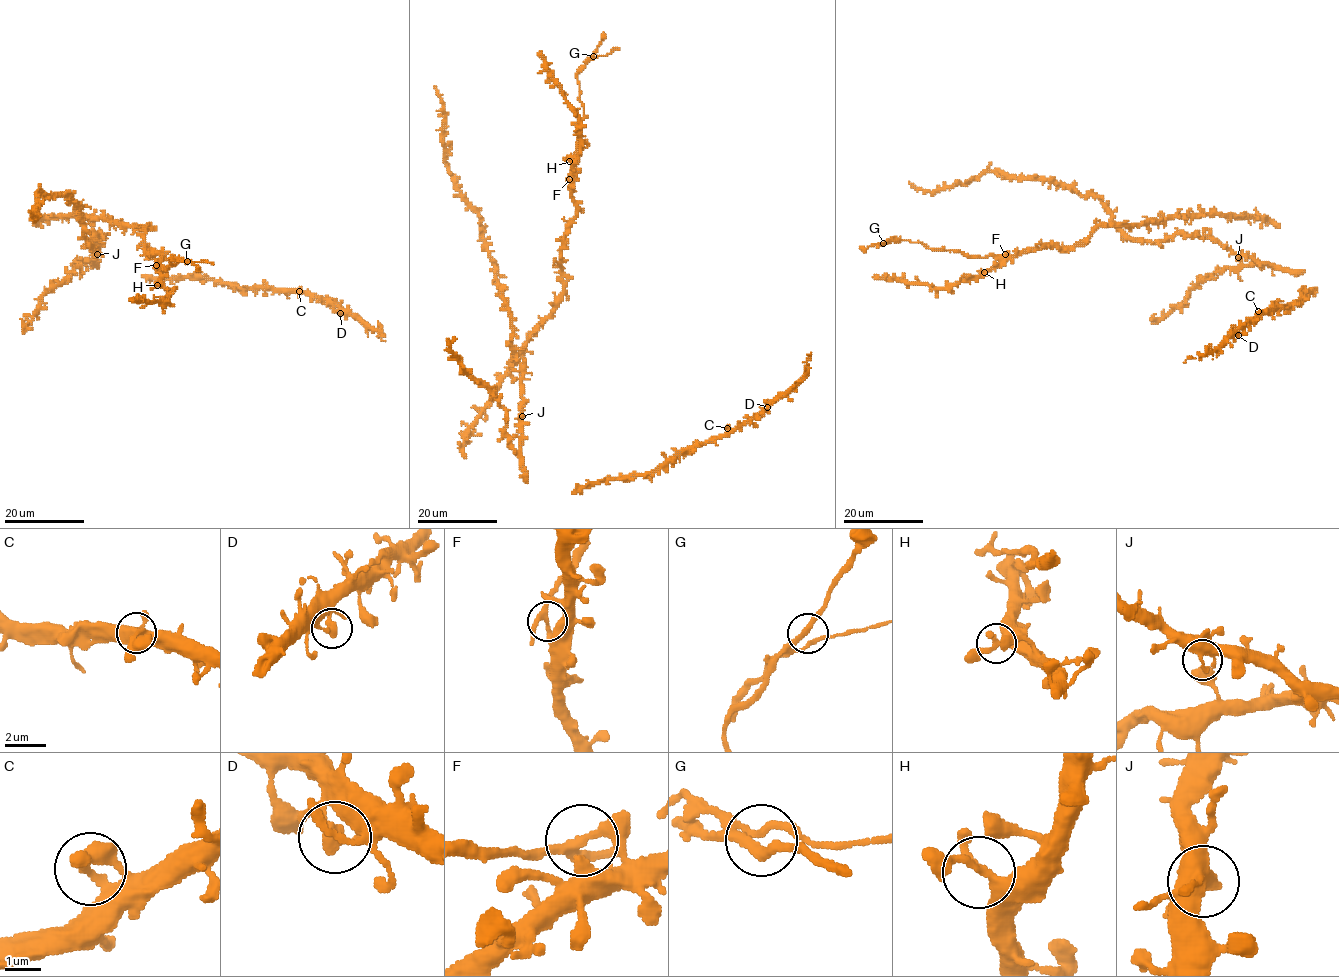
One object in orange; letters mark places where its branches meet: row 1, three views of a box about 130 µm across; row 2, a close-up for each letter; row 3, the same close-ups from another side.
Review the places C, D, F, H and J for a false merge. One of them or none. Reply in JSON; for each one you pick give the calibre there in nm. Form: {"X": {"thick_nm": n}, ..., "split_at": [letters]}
{"F": {"thick_nm": 260}, "split_at": ["F"]}

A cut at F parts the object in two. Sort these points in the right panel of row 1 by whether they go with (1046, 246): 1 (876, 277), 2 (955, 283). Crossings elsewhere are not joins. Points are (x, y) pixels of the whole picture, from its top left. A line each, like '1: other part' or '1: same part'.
1: same part
2: same part

